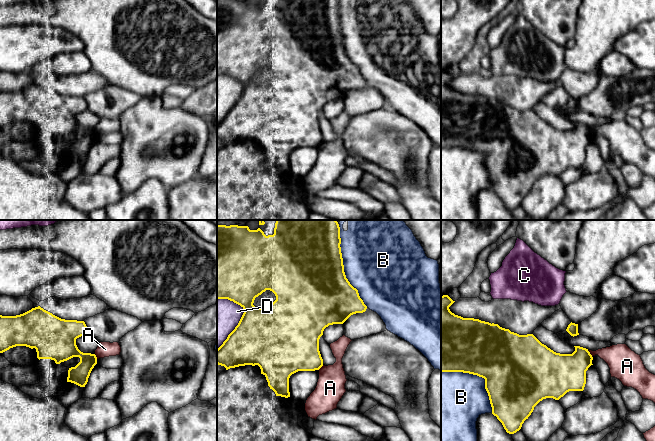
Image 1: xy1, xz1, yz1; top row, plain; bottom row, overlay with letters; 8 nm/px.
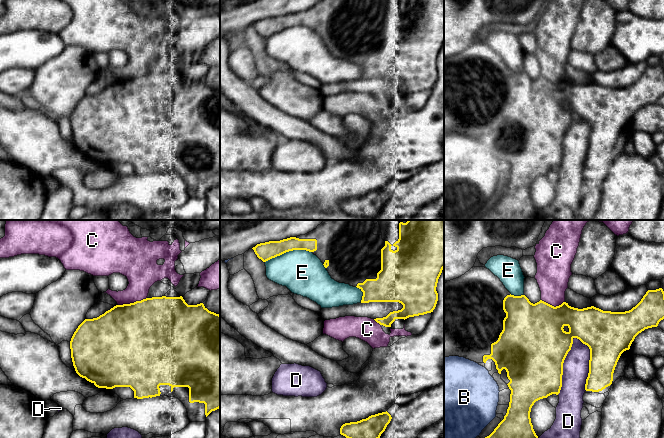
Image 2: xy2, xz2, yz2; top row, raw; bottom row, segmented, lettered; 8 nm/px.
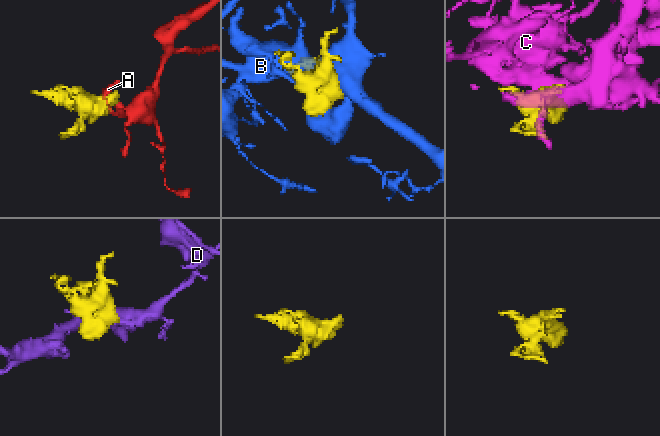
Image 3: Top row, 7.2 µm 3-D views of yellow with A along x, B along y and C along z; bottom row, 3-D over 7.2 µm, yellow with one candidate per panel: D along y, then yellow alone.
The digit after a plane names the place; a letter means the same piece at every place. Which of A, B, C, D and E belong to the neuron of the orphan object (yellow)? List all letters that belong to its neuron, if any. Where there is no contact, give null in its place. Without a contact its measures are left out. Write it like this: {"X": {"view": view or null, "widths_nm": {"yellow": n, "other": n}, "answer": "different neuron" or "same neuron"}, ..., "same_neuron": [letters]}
{"A": {"view": "yz1", "widths_nm": {"yellow": 300, "other": 220}, "answer": "different neuron"}, "B": {"view": "xz1", "widths_nm": {"yellow": 500, "other": 500}, "answer": "different neuron"}, "C": {"view": "xy2", "widths_nm": {"yellow": 500, "other": 240}, "answer": "same neuron"}, "D": {"view": "yz2", "widths_nm": {"yellow": 500, "other": 200}, "answer": "different neuron"}, "E": {"view": "xz2", "widths_nm": {"yellow": 140, "other": 340}, "answer": "different neuron"}, "same_neuron": ["C"]}

